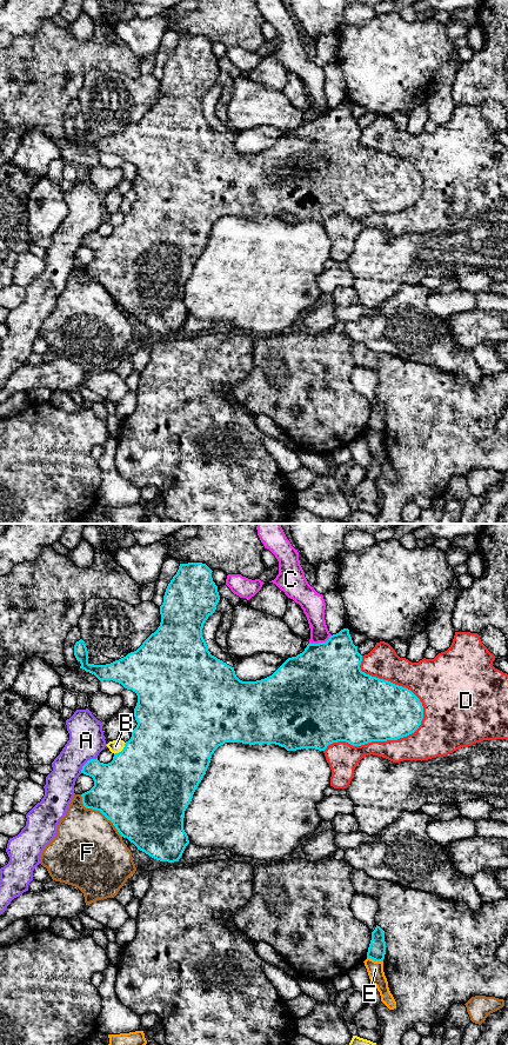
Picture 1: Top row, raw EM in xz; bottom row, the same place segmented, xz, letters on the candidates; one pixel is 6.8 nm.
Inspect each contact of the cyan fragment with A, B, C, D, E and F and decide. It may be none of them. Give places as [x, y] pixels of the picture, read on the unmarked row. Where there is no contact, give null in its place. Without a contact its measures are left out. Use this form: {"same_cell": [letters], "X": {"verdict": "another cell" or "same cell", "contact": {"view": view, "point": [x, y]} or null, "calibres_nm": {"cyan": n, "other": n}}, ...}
{"same_cell": [], "A": {"verdict": "another cell", "contact": {"view": "xz", "point": [86, 235]}, "calibres_nm": {"cyan": 300, "other": 240}}, "B": {"verdict": "another cell", "contact": {"view": "xz", "point": [122, 223]}, "calibres_nm": {"cyan": 500, "other": 90}}, "C": {"verdict": "another cell", "contact": {"view": "xz", "point": [320, 115]}, "calibres_nm": {"cyan": 480, "other": 150}}, "D": {"verdict": "another cell", "contact": {"view": "xz", "point": [382, 213]}, "calibres_nm": {"cyan": 460, "other": 190}}, "E": {"verdict": "another cell", "contact": {"view": "xz", "point": [375, 433]}, "calibres_nm": {"cyan": 120, "other": 110}}, "F": {"verdict": "another cell", "contact": {"view": "xz", "point": [100, 284]}, "calibres_nm": {"cyan": 500, "other": 460}}}

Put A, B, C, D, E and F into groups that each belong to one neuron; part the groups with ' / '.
A / B / C / D / E / F

